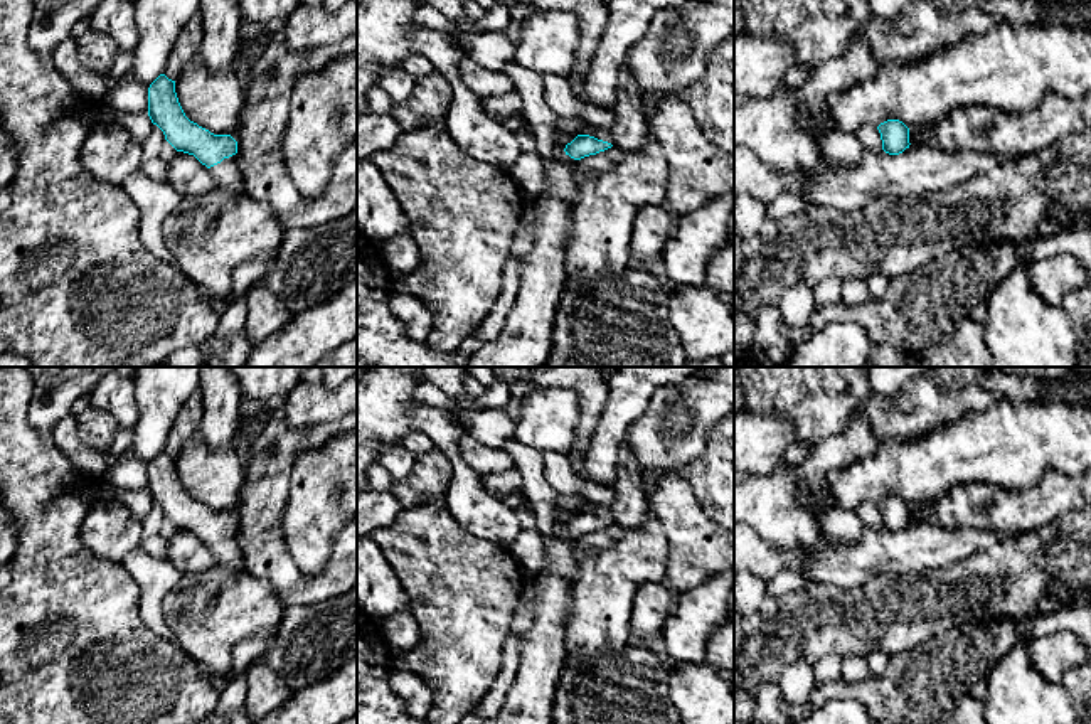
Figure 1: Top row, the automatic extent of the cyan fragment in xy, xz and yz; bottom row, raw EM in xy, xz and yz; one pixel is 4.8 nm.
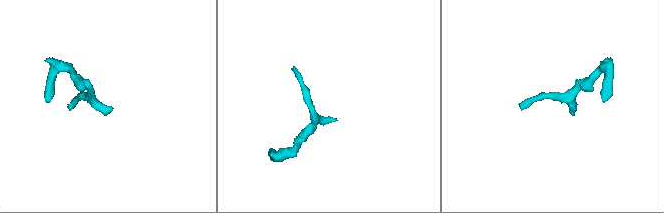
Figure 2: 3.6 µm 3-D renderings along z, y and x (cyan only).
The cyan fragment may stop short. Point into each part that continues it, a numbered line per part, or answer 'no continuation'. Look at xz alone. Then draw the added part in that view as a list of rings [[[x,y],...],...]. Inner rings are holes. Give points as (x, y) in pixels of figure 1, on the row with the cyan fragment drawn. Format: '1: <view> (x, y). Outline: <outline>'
1: xz (600, 133). Outline: [[[593,128],[588,135],[613,145],[611,133],[604,128]]]

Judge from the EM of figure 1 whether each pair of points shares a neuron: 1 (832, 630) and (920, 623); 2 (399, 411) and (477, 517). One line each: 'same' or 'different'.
1: same
2: same

